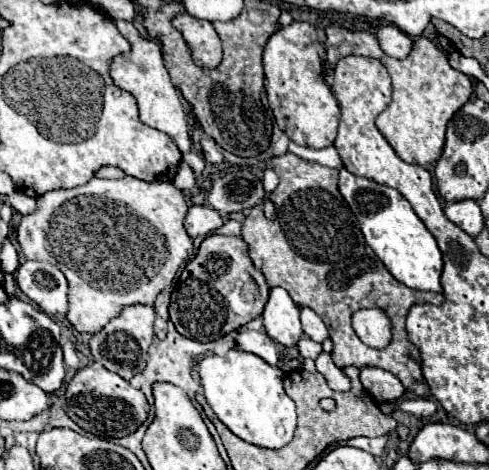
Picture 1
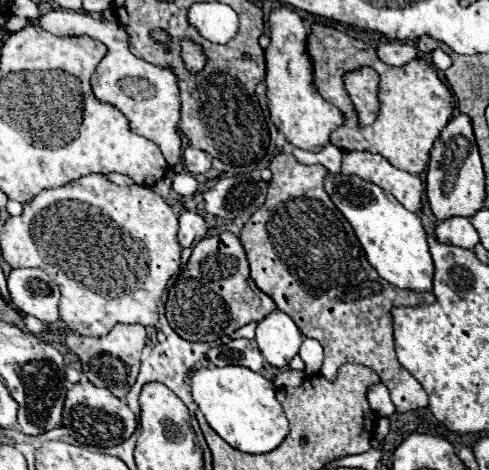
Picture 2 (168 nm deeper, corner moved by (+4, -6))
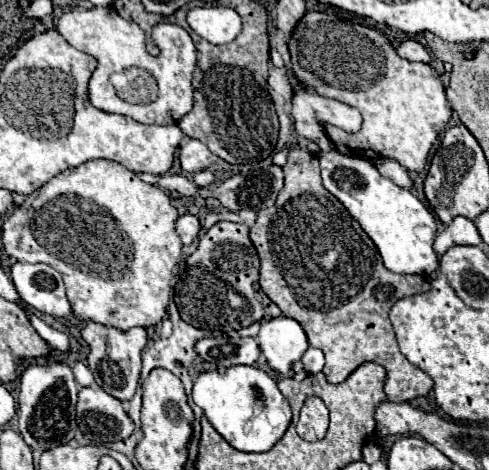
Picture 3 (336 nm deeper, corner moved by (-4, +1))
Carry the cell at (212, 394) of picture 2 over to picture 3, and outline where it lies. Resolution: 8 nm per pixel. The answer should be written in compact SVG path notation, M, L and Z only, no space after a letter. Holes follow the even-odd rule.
M232 366L224 374L202 372L194 382L192 400L202 408L214 430L240 452L268 452L292 420L290 406L278 390L276 380L254 366Z

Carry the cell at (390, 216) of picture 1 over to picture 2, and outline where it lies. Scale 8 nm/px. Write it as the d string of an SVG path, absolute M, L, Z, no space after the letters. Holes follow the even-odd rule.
M342 173L328 175L324 187L334 201L334 205L342 211L342 215L352 225L358 241L362 243L370 265L378 271L382 279L388 283L410 289L416 293L432 291L432 277L434 277L434 261L428 251L426 231L420 223L420 217L408 211L394 195L386 193L374 183L368 183L360 177L346 177Z

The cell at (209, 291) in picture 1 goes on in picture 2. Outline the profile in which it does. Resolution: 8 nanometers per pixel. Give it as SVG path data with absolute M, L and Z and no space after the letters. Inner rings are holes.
M220 233L216 237L202 239L194 247L188 265L168 291L166 319L182 339L216 341L222 333L232 335L250 321L262 321L275 309L274 301L262 293L251 279L240 239L234 233Z

